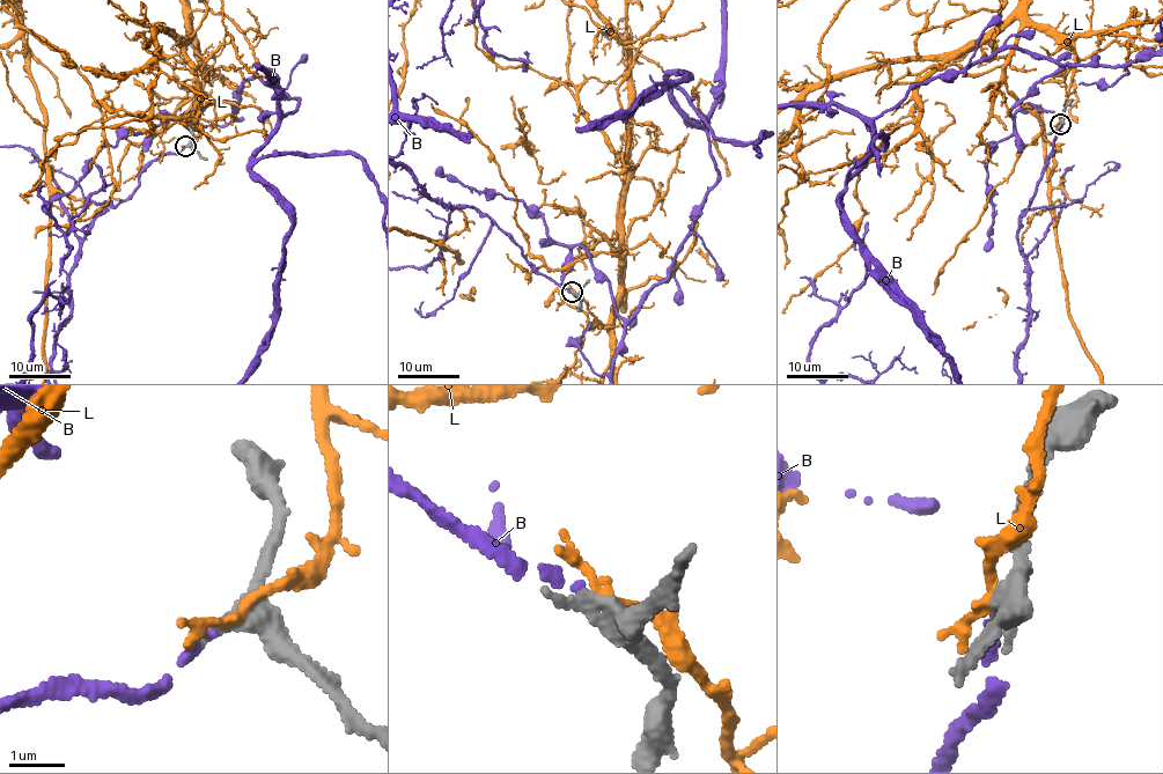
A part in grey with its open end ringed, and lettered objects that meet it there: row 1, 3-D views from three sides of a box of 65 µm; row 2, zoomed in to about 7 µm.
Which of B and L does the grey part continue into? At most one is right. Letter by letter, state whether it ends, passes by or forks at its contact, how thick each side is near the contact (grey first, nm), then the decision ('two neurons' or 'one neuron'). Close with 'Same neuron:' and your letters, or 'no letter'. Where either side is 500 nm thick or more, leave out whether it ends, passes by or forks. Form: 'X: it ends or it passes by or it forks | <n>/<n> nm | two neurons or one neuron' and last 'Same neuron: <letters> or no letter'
B: it ends | 280/140 nm | one neuron
L: it forks | 400/120 nm | two neurons
Same neuron: B

